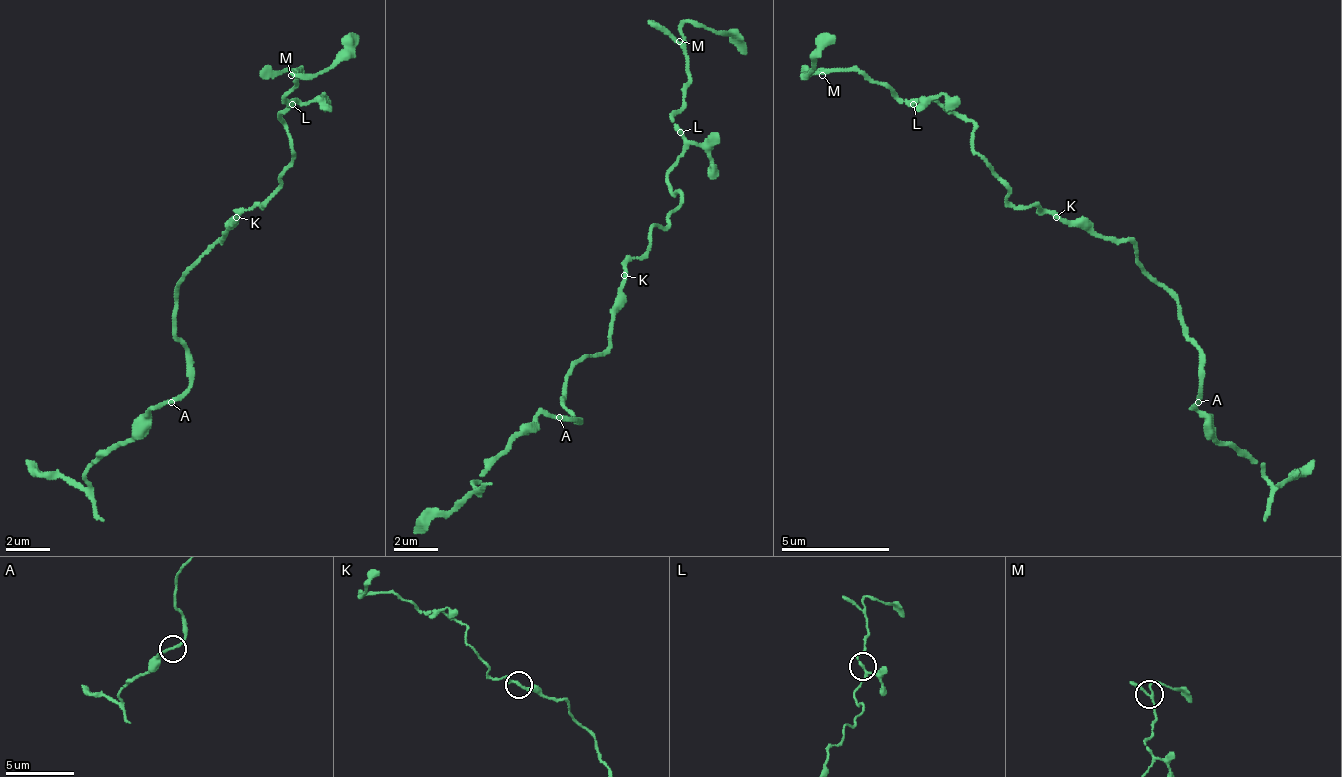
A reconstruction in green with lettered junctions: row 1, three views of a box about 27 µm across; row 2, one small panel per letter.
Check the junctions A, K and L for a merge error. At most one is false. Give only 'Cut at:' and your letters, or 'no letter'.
Cut at: no letter

